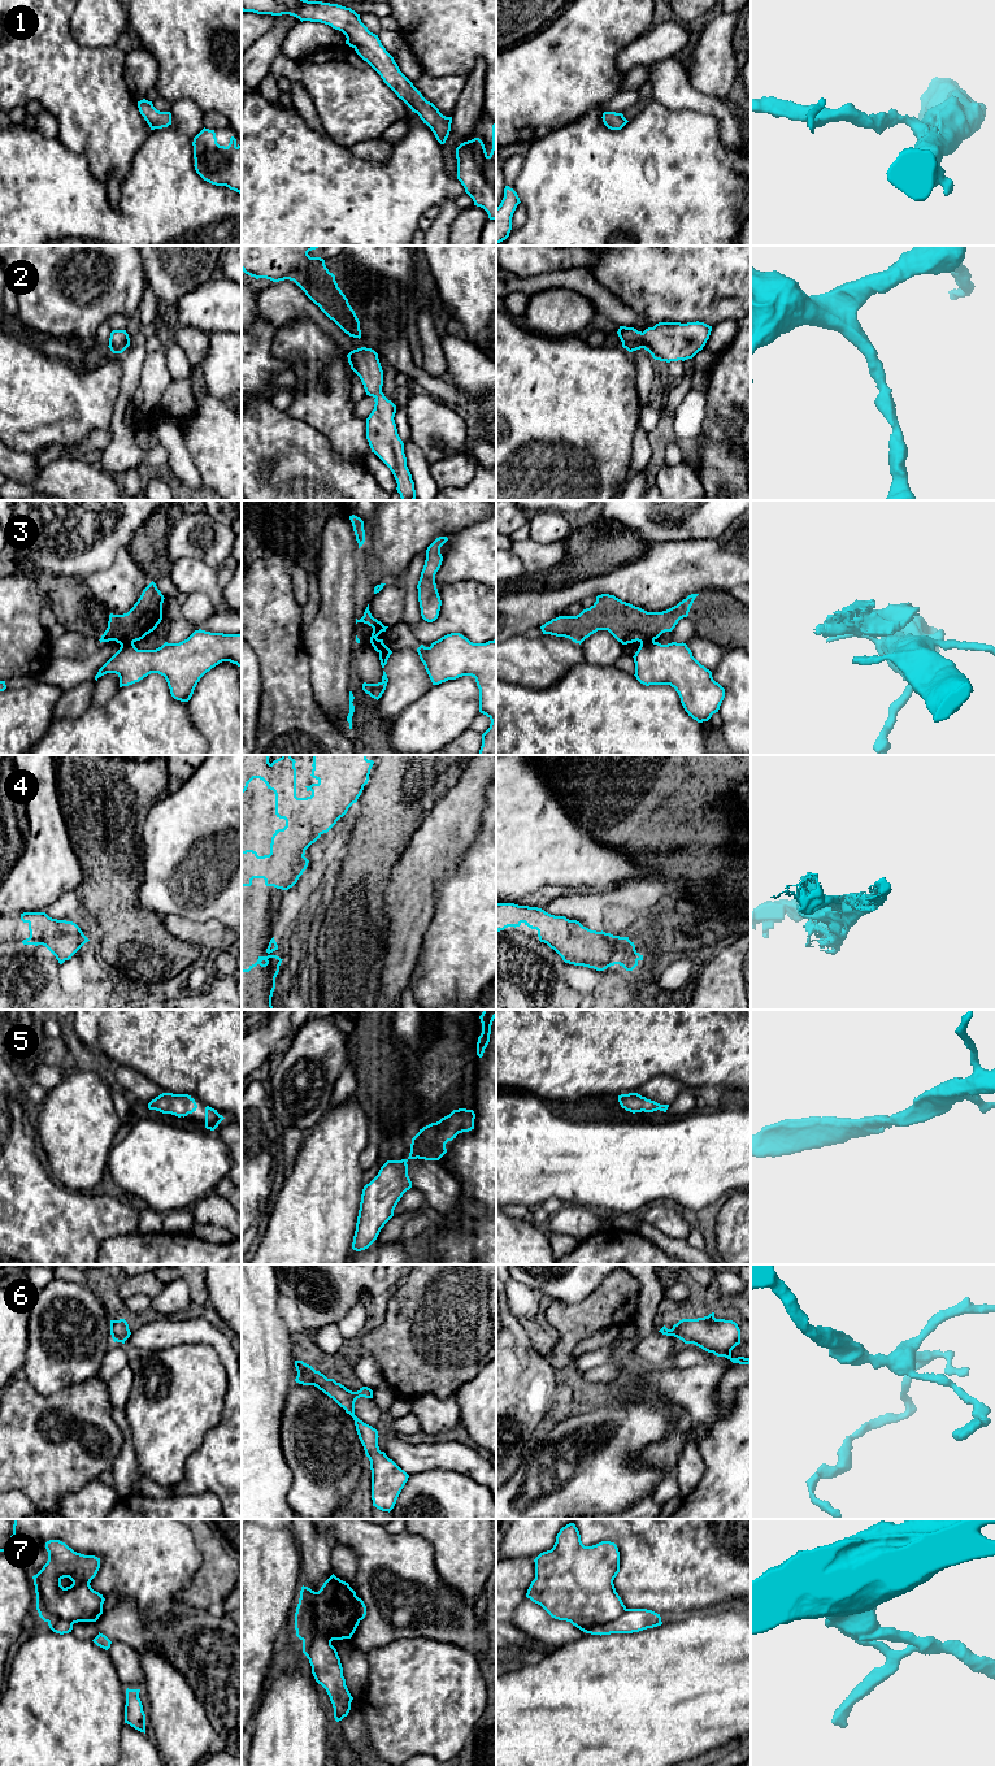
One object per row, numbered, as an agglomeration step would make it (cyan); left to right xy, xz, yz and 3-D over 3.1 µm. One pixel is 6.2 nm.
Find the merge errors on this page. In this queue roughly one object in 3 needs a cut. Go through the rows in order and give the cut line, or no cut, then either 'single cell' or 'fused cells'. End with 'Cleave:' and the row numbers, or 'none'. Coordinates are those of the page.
1: no cut | single cell
2: no cut | single cell
3: yz (654, 639), (641, 643) | fused cells
4: no cut | single cell
5: no cut | single cell
6: no cut | single cell
7: yz (626, 1609), (615, 1619), (595, 1623), (585, 1631) | fused cells
Cleave: 3, 7

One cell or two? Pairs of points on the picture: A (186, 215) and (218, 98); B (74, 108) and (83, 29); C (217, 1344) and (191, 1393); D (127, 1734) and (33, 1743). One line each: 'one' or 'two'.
A: two
B: two
C: two
D: two

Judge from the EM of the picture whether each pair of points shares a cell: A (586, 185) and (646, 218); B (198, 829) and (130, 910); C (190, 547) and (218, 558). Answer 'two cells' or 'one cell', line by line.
A: one cell
B: two cells
C: one cell

